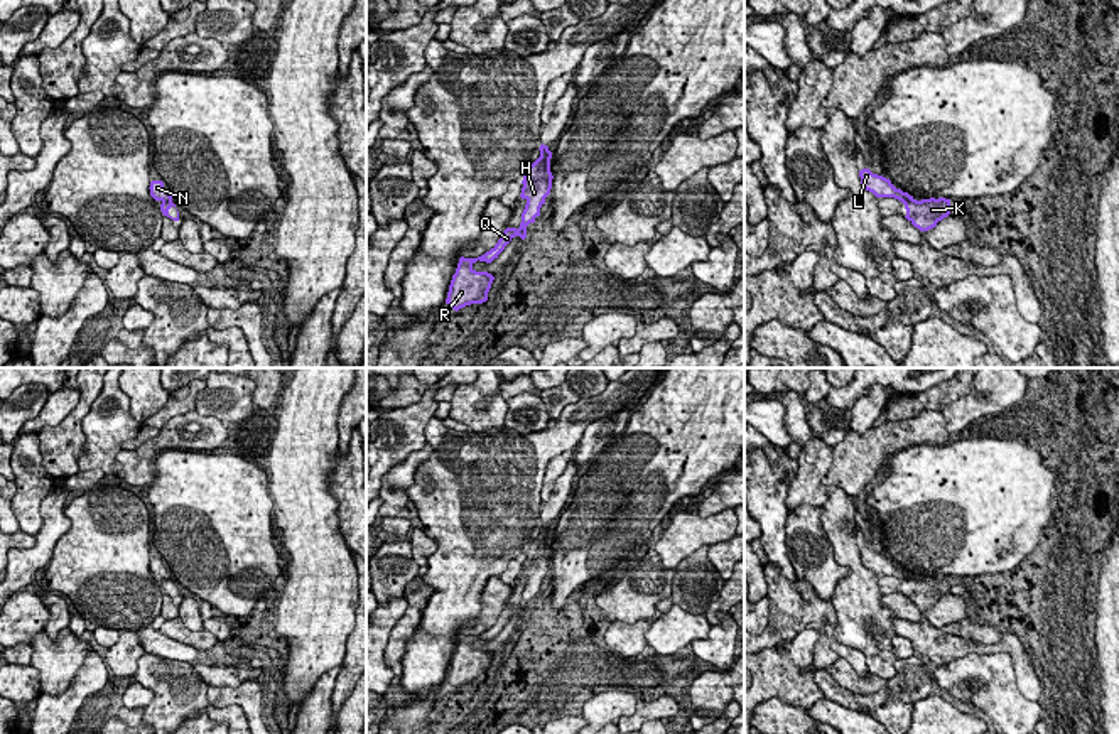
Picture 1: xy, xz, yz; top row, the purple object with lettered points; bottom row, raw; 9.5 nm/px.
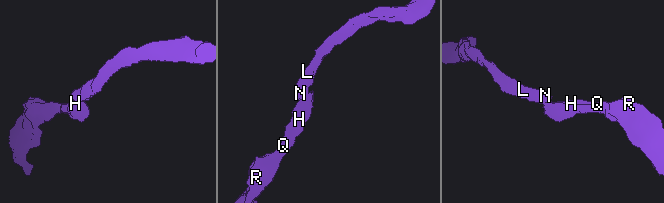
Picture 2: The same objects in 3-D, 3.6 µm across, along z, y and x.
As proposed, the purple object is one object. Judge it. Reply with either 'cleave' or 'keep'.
cleave

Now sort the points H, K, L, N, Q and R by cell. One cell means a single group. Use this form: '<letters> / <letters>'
H K Q R / L N

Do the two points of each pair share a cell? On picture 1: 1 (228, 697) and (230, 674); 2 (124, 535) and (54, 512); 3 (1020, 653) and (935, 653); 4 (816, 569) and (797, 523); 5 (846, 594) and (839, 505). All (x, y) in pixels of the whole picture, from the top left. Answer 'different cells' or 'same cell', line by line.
1: different cells
2: different cells
3: same cell
4: same cell
5: same cell

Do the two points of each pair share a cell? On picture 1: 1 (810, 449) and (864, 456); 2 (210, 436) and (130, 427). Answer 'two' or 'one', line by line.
1: two
2: two

